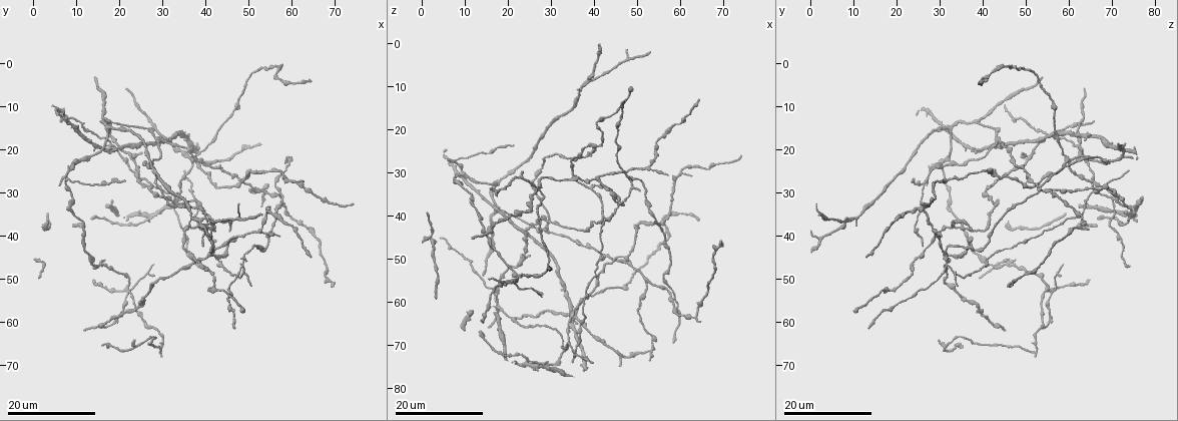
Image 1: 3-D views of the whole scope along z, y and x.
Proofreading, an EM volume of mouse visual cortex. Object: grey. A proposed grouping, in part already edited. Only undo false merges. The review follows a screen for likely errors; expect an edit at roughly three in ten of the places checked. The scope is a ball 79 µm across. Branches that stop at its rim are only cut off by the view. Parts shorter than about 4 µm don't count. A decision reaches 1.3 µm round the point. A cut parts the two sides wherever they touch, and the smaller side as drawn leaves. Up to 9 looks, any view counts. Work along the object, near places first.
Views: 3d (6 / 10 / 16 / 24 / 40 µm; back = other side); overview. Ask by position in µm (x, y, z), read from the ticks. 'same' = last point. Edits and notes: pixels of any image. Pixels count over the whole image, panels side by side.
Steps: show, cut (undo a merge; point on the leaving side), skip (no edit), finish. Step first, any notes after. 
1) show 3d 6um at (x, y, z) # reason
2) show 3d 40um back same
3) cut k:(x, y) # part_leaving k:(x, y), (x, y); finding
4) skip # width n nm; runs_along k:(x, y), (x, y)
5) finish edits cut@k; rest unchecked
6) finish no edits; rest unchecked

show 3d 24um at (39.0, 38.0, 33.5) # side arm on a straight run

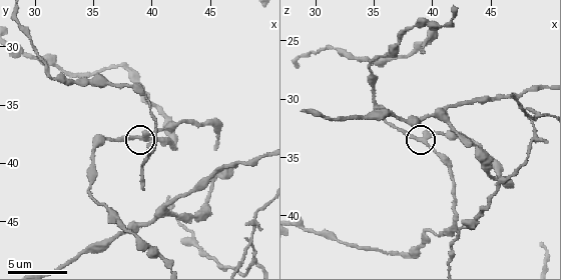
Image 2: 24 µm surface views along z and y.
show 3d 10um at (39.0, 38.0, 33.4) # zoom in

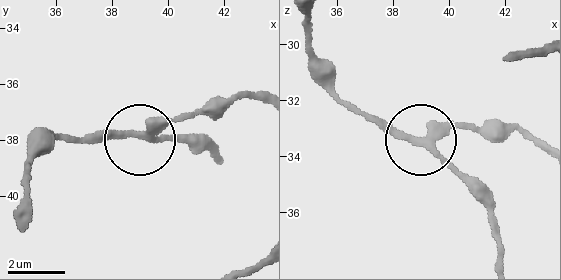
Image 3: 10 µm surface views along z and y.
skip # side_arm 43 um; one neuron here

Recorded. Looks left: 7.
show 3d 24um at (39.0, 36.0, 8.5) # three arms meet

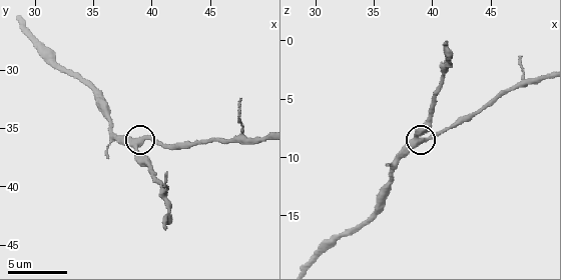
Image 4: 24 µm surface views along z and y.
show 3d 6um at (39.0, 36.4, 8.4) # closer look

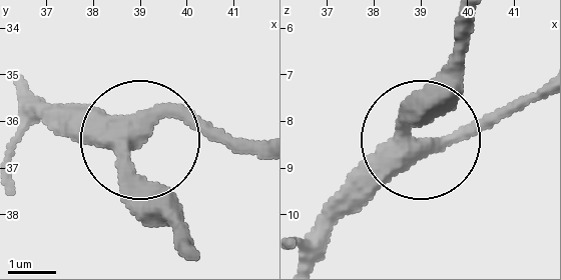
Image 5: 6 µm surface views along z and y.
skip # side_arm 12 um; runs_along 5:(28, 84), (123, 131), (179, 247); one neuron here

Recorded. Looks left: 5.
show 3d 16um at (40.0, 52.0, 18.0) # narrows sharply

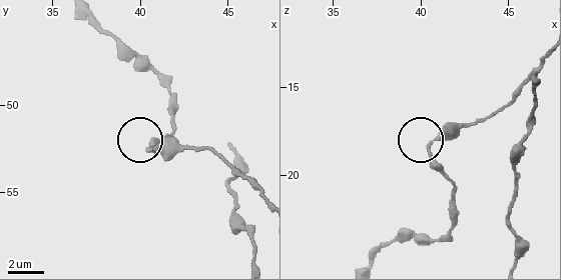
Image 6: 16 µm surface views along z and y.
show 3d 10um at (40.5, 52.5, 18.5)

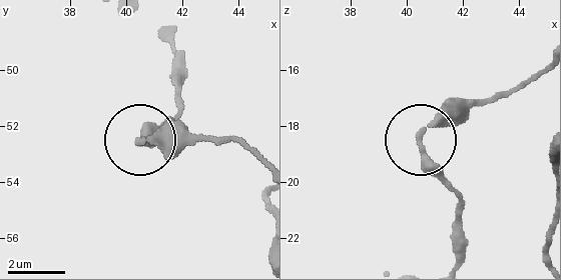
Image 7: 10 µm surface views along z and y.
skip # continuous, no second neuron

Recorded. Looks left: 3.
show 3d 10um at (48.2, 47.0, 31.6) # branch point

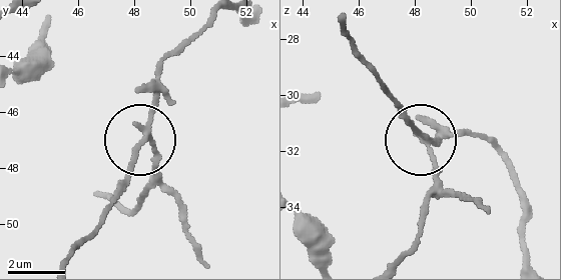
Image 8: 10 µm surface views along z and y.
show 3d 6um at (48.3, 46.9, 31.5)

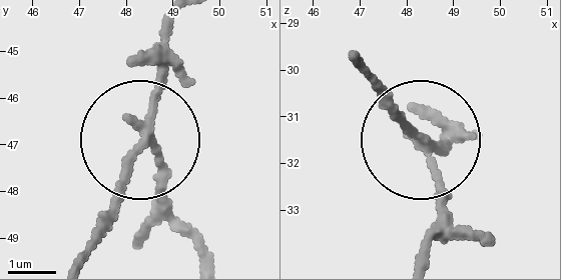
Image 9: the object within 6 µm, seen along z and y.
cut 9:(152, 176) # arms 3; part_leaving 9:(143, 131), (155, 167), (143, 235); two neurons meet here

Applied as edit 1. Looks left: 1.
finish edits cut@9; rest unchecked

